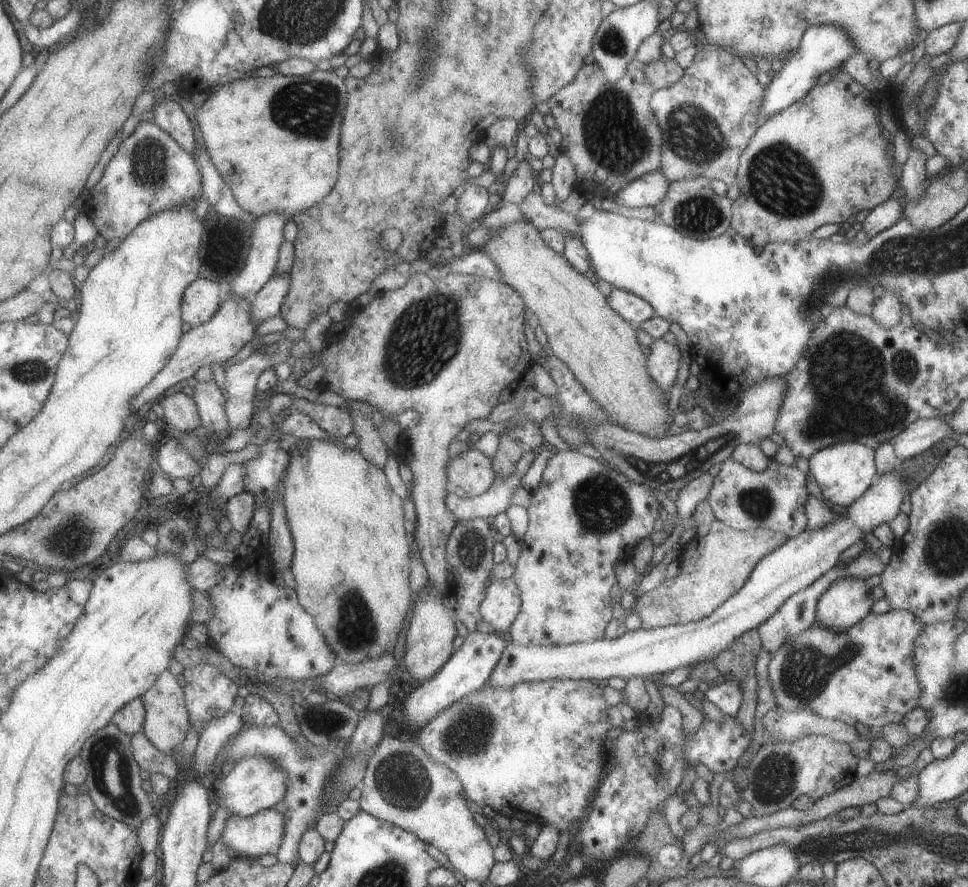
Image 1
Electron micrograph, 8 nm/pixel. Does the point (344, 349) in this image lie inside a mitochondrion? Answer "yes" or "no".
no

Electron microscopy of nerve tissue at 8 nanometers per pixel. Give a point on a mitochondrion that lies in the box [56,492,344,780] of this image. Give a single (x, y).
(77, 533)

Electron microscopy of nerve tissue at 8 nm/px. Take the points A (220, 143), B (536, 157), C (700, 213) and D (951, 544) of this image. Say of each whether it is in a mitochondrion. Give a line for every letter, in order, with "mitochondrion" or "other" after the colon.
A: other
B: other
C: mitochondrion
D: mitochondrion

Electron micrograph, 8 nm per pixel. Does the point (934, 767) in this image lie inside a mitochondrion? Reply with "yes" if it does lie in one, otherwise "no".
no

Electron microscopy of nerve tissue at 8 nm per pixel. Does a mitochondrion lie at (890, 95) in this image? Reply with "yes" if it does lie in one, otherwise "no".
no

